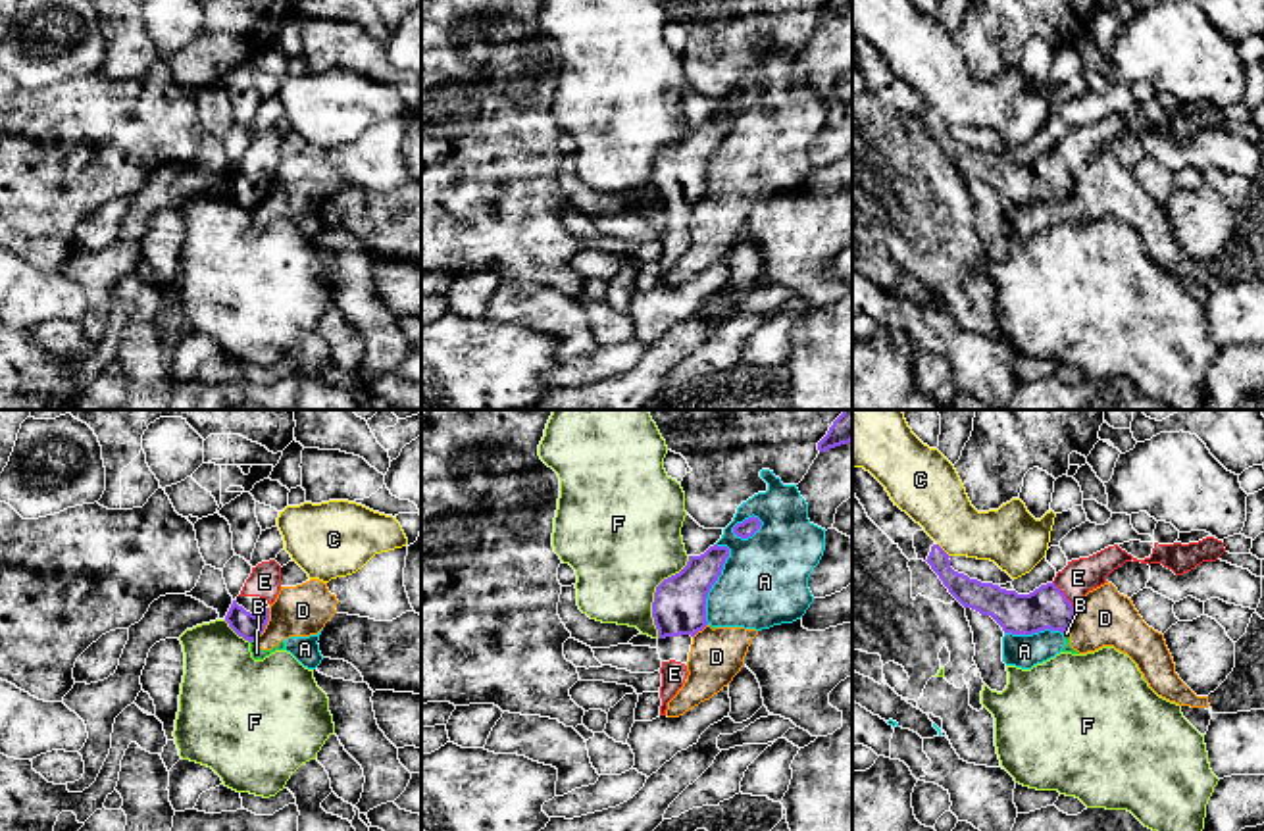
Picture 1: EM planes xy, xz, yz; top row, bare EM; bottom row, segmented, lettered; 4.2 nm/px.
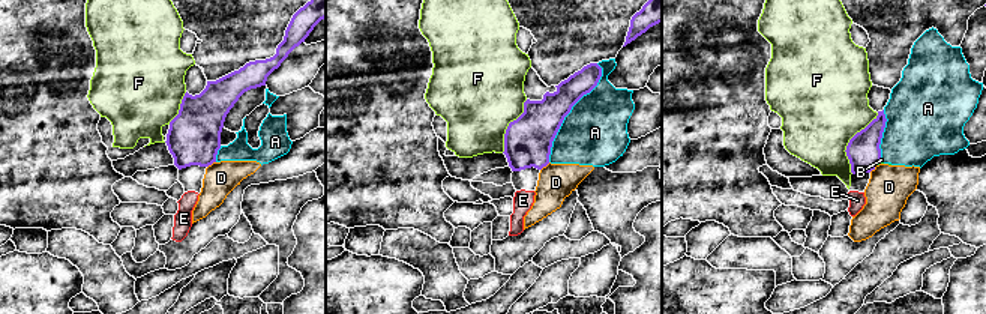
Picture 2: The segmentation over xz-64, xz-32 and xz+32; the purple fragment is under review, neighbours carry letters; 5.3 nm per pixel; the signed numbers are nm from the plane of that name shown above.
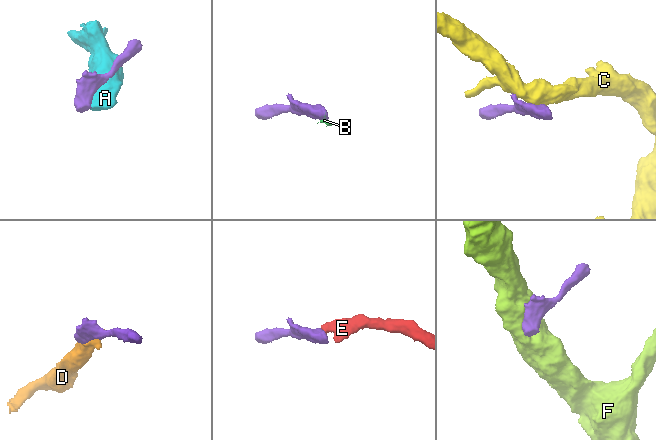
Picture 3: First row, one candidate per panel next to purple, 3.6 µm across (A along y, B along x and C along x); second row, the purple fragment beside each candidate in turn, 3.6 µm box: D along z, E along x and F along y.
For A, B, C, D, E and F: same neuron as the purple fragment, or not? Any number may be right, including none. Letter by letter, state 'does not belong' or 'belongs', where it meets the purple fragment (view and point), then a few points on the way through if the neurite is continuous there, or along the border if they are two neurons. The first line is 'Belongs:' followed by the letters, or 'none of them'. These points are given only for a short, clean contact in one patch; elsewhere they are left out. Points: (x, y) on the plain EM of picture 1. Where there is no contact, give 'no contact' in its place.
Belongs: E
A: does not belong; meets purple in xz at (716, 149)
B: does not belong; meets purple in yz at (1064, 199); border along yz (1068, 195), (1062, 201)
C: does not belong; meets purple in yz at (943, 120); border along yz (937, 112), (949, 125)
D: does not belong; meets purple in xy at (266, 193); border along xy (270, 177), (270, 189), (254, 210)
E: belongs; meets purple in yz at (1064, 164); runs through yz (1047, 176), (1064, 164), (1078, 147)
F: does not belong; meets purple in xz at (655, 164)

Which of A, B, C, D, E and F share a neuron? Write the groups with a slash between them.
A B D / C / E / F

